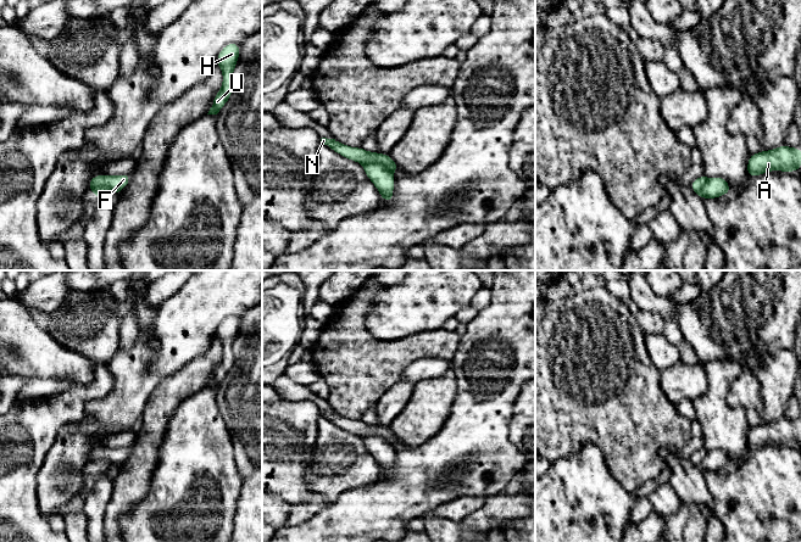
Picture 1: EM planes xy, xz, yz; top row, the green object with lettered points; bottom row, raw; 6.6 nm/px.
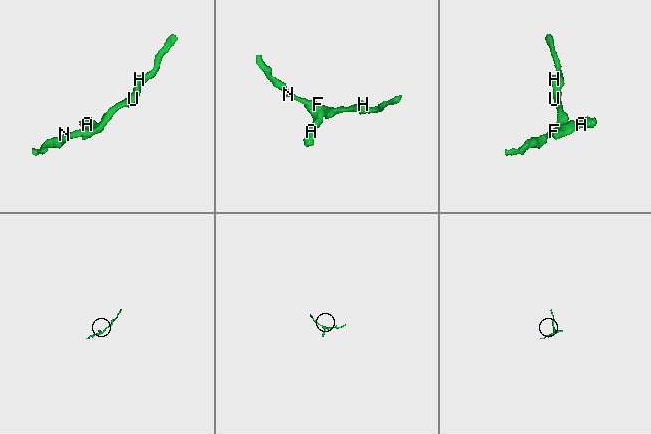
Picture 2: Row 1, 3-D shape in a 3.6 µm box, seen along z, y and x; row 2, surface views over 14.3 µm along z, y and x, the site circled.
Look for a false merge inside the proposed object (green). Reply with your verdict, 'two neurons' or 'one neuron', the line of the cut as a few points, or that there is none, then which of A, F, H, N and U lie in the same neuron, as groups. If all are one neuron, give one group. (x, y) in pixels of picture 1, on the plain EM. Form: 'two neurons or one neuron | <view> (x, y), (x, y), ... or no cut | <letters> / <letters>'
two neurons | xz (363, 436), (380, 436), (390, 445) | A / F H N U

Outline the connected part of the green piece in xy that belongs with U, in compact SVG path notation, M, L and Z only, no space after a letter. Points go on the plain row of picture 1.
M227 317L217 329L217 337L222 342L223 356L221 363L213 370L213 378L207 387L217 387L233 365L233 343L240 326L240 317Z

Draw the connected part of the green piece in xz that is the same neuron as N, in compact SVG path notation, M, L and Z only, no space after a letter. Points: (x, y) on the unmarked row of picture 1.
M322 410L321 415L330 420L336 426L351 432L360 435L362 437L367 436L379 436L385 440L389 445L399 443L399 438L394 435L390 428L378 426L378 425L368 425L362 420L350 420L346 419L335 412Z

